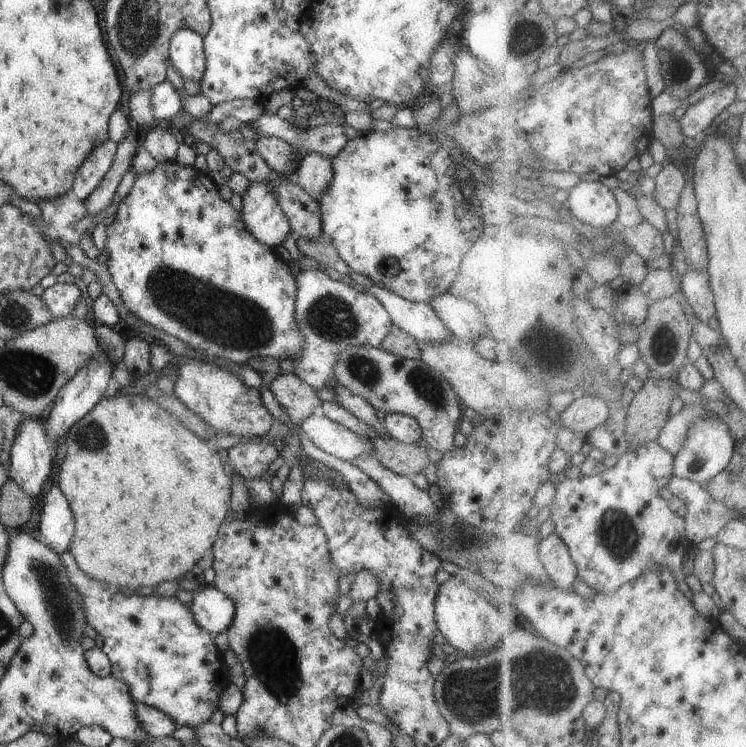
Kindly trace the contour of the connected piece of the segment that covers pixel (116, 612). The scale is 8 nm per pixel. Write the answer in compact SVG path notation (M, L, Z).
M69 550L59 557L66 567L71 583L83 596L87 624L104 638L102 650L110 659L111 676L126 684L132 700L161 710L178 727L195 729L208 722L214 711L219 709L220 695L231 679L221 650L214 643L215 636L196 622L189 603L181 602L177 597L158 595L156 592L145 596L124 595L118 585L103 583L88 576L78 566L77 560Z

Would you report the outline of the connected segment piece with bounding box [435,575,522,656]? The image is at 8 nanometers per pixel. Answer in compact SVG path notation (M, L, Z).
M453 575L445 582L439 584L438 592L437 595L435 596L435 619L436 619L438 630L440 630L444 638L446 638L447 642L449 642L450 644L452 644L452 646L454 646L454 648L456 648L456 652L458 653L466 652L468 656L478 655L480 653L484 653L492 650L496 646L498 639L503 638L503 636L505 635L504 632L510 632L510 638L512 638L512 632L514 632L514 626L516 626L516 624L522 623L520 616L518 616L516 612L514 612L513 610L506 610L506 609L499 610L491 601L487 601L485 597L481 595L481 593L478 593L476 590L468 587L468 585L464 583L460 579L460 577L455 577Z

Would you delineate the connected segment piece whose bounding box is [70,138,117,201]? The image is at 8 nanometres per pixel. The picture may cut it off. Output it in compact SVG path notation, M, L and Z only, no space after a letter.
M109 138L86 157L75 174L70 190L74 198L83 201L97 189L105 174L111 169L116 151L117 144Z

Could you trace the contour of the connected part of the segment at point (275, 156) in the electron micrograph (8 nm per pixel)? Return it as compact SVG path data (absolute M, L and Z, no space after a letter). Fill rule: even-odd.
M260 137L255 141L258 154L269 164L272 170L282 175L292 174L297 170L292 146L278 137Z

